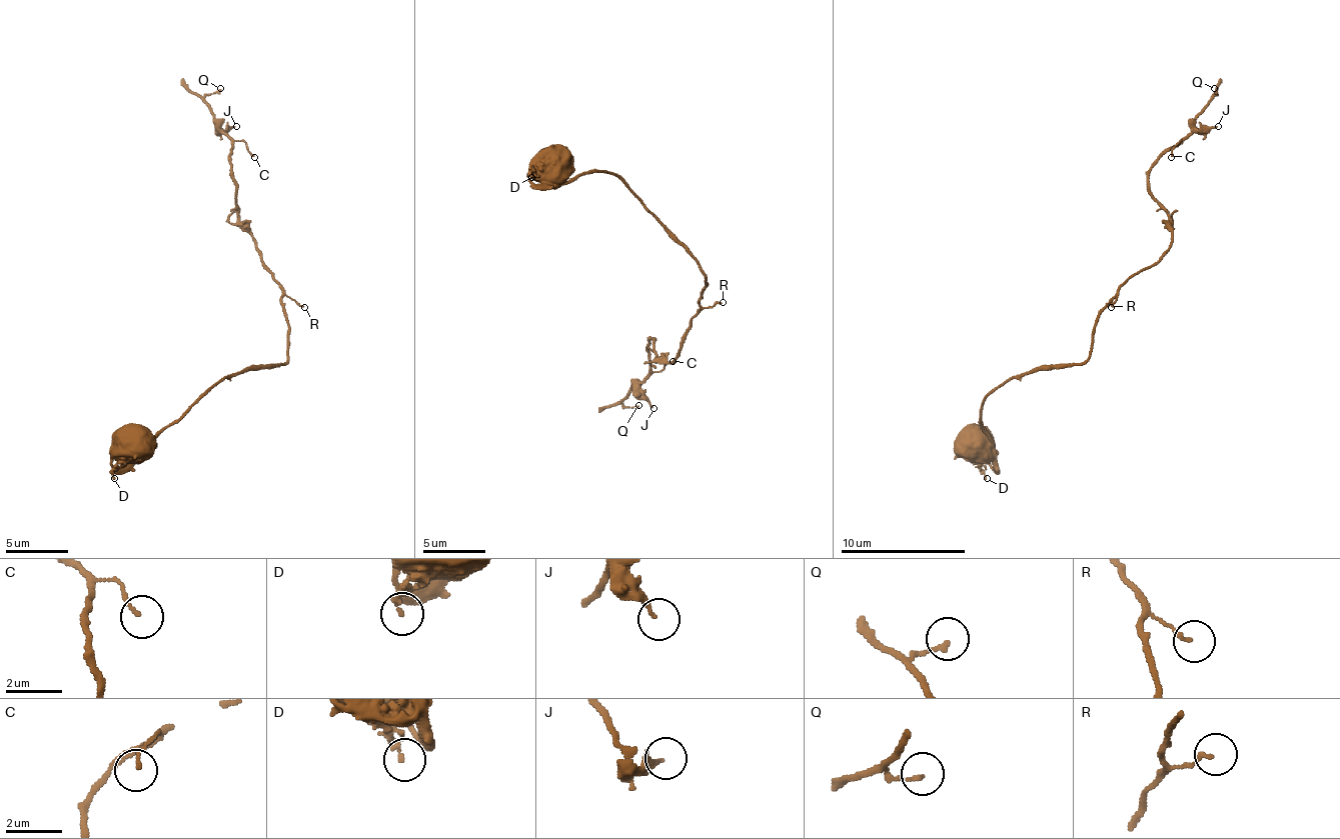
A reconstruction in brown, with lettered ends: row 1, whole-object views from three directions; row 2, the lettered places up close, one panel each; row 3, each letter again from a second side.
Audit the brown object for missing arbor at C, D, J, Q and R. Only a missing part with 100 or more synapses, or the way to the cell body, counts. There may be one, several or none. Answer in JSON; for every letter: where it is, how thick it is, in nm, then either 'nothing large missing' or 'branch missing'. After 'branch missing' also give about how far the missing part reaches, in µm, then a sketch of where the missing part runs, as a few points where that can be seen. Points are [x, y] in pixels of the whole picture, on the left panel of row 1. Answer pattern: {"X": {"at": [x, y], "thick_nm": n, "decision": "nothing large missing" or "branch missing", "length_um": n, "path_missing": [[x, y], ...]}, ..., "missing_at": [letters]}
{"C": {"at": [254, 157], "thick_nm": 130, "decision": "nothing large missing"}, "D": {"at": [114, 478], "thick_nm": 180, "decision": "nothing large missing"}, "J": {"at": [236, 126], "thick_nm": 180, "decision": "nothing large missing"}, "Q": {"at": [220, 88], "thick_nm": 150, "decision": "nothing large missing"}, "R": {"at": [304, 307], "thick_nm": 130, "decision": "nothing large missing"}, "missing_at": []}

